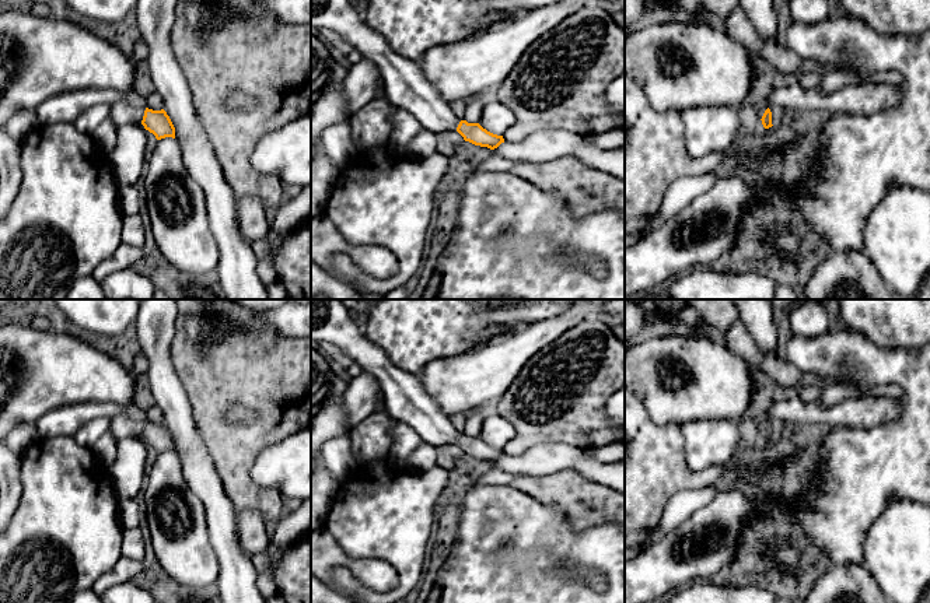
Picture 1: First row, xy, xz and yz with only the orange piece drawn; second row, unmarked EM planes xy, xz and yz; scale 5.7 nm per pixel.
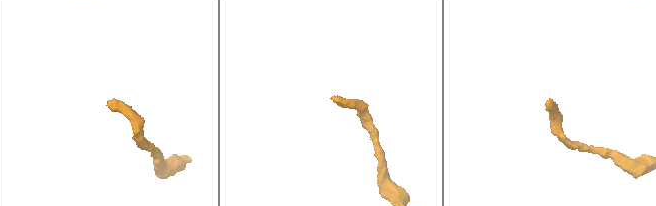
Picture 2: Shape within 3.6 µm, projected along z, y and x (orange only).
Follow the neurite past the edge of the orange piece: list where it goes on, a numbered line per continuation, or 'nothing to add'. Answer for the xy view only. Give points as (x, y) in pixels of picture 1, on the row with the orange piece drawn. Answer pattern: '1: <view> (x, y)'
1: xy (128, 109)

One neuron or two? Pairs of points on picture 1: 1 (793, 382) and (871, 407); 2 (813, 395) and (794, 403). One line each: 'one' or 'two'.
1: two
2: two

